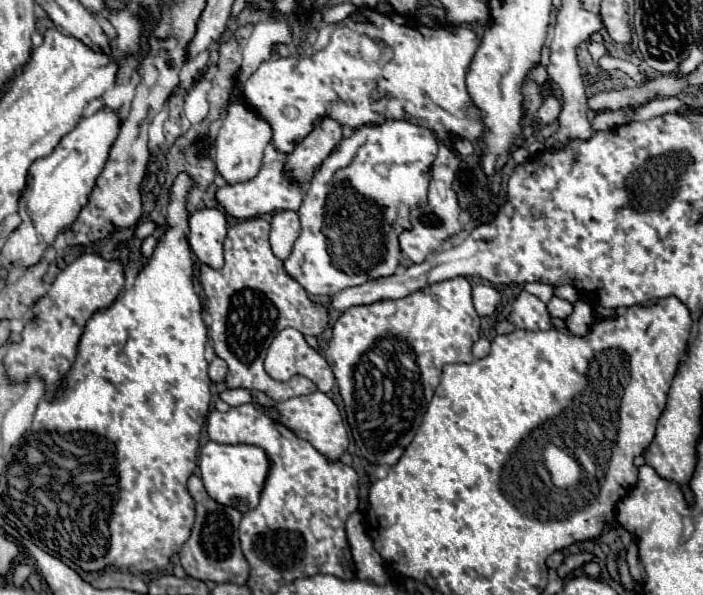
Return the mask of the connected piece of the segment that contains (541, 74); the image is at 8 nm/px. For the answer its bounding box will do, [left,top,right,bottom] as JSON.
[530,64,550,90]

